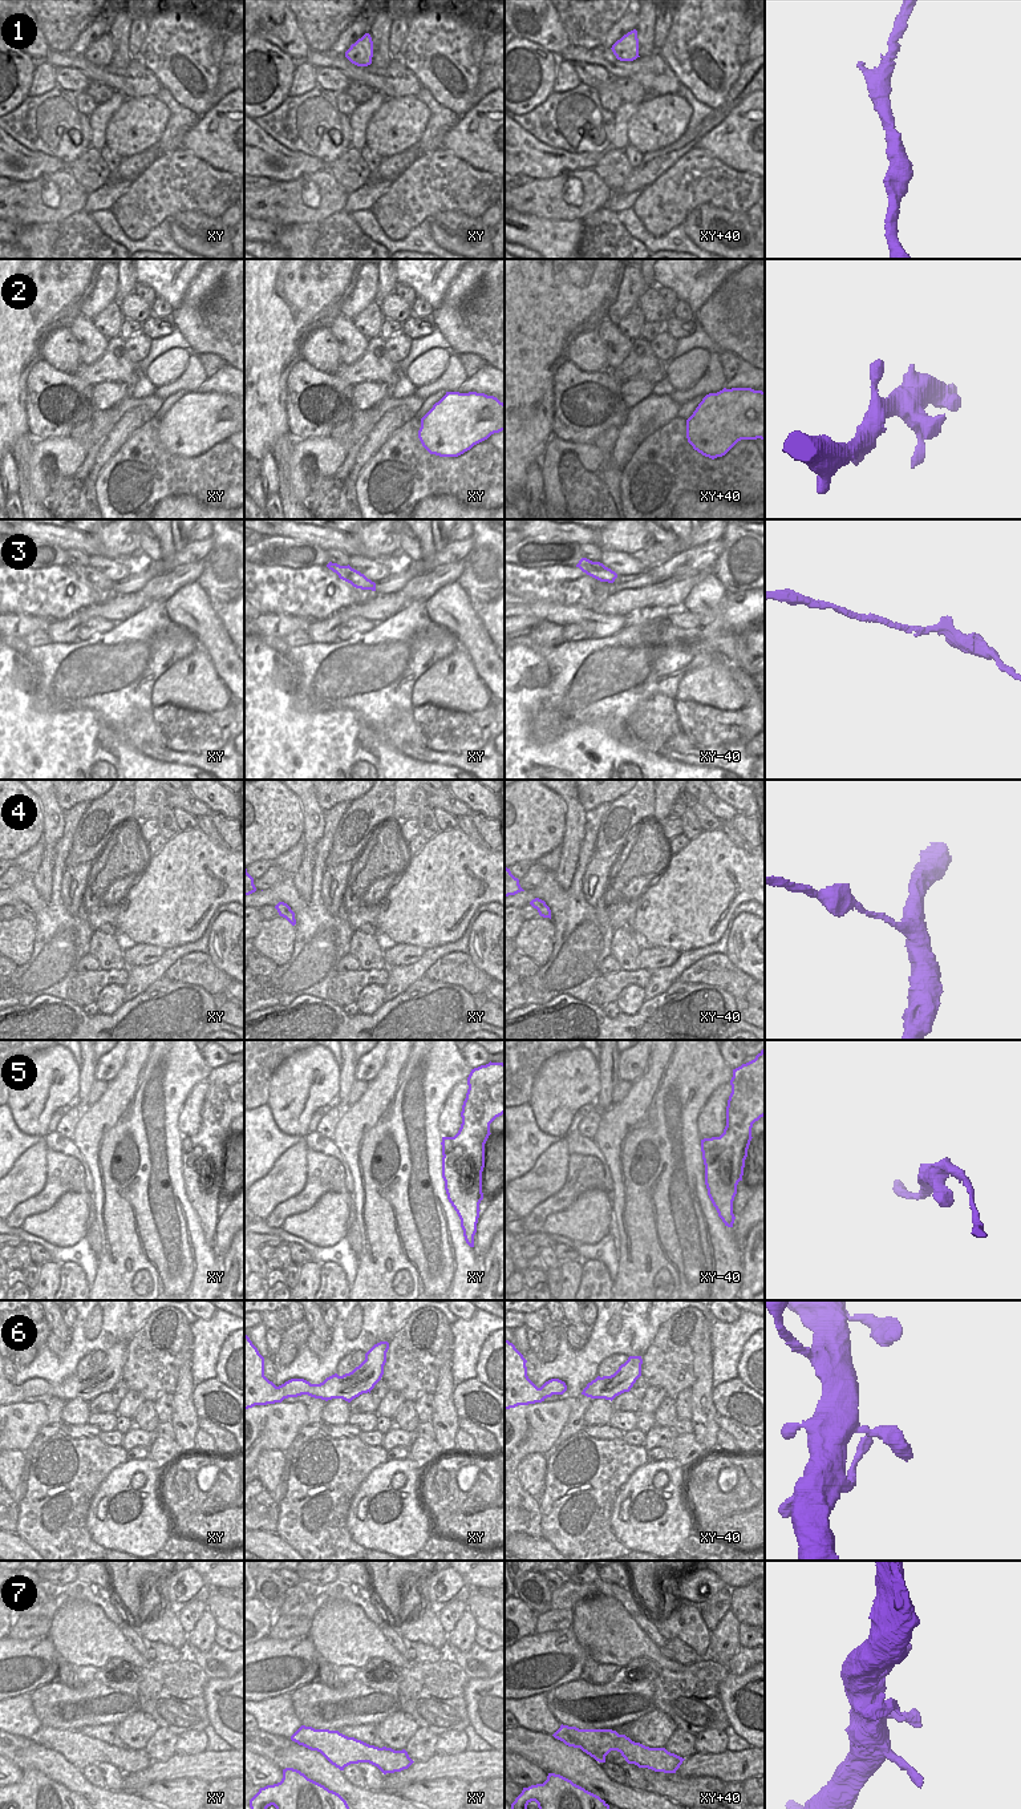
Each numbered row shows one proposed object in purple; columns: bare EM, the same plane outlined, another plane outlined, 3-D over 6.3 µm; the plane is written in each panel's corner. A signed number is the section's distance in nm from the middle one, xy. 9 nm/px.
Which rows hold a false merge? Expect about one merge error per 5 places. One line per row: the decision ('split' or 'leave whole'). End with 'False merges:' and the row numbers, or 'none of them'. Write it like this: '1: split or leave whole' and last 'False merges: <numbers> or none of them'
1: leave whole
2: leave whole
3: leave whole
4: leave whole
5: leave whole
6: leave whole
7: leave whole
False merges: none of them

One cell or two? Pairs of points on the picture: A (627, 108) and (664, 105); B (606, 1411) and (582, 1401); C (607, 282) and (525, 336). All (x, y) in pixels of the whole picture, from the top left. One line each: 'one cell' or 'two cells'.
A: two cells
B: two cells
C: one cell

